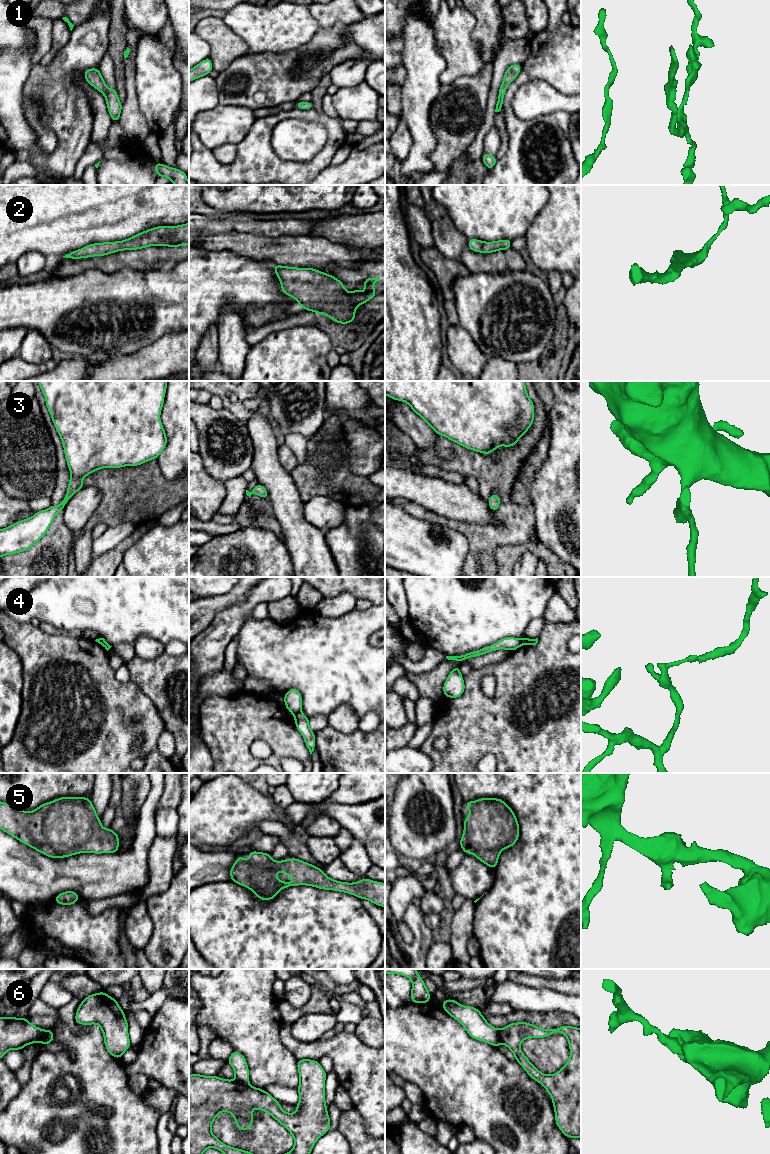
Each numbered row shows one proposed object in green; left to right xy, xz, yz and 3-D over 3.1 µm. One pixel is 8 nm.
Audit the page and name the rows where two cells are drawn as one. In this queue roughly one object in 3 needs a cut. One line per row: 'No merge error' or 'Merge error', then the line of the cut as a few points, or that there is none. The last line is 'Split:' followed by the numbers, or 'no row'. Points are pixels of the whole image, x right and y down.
1: No merge error. No split
2: No merge error. No split
3: No merge error. No split
4: Merge error. Split along xz (300, 710), (294, 714)
5: No merge error. No split
6: Merge error. Split along xz (235, 1080), (248, 1084)
Split: 4, 6

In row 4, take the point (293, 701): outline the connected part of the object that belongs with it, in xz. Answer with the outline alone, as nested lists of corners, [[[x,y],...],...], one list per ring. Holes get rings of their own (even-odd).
[[[292,688],[284,694],[284,702],[287,710],[292,714],[296,714],[302,709],[301,693],[296,688]]]

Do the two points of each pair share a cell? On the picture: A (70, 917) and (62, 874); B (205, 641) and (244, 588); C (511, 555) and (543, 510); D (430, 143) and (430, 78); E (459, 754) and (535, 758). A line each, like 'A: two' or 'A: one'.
A: two
B: two
C: two
D: one
E: one

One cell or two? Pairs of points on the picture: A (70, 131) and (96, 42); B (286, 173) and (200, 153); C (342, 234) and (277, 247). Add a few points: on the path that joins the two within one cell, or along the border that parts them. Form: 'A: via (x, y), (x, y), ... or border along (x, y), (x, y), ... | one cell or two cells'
A: via (47, 107), (47, 82), (71, 59) | one cell
B: via (265, 171), (221, 171) | one cell
C: border along (314, 221), (311, 235), (320, 235), (346, 246) | two cells

